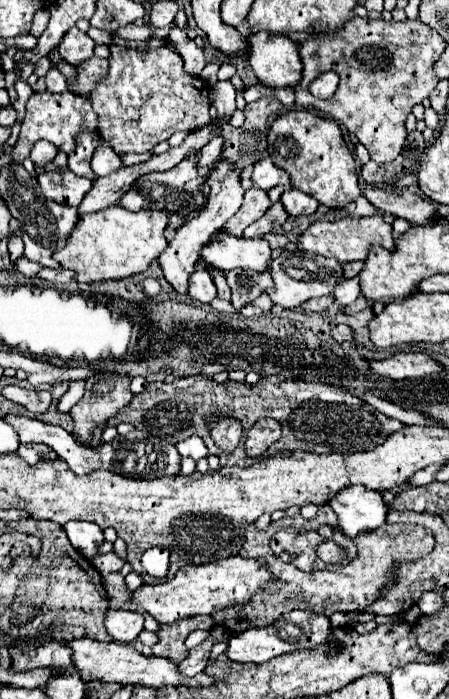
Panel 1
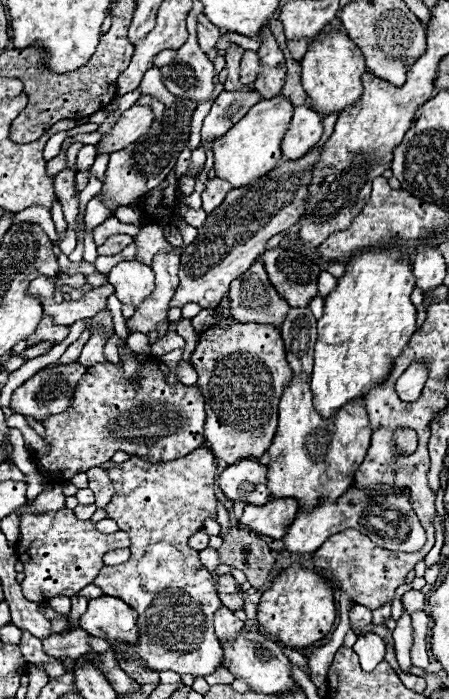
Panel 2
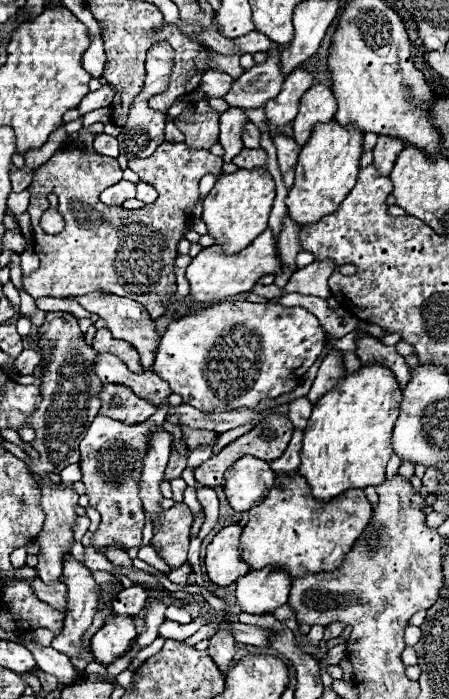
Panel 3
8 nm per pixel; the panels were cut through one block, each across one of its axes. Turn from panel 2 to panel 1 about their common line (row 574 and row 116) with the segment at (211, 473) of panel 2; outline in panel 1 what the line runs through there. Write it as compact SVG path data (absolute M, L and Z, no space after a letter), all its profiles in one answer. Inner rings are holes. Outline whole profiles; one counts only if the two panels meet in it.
M168 44L156 50L132 50L122 46L110 48L110 72L100 80L98 88L90 94L94 112L98 114L98 132L114 148L116 154L124 152L150 152L158 142L168 140L174 132L192 132L212 122L210 110L210 88L200 76L190 76L182 70L182 58Z

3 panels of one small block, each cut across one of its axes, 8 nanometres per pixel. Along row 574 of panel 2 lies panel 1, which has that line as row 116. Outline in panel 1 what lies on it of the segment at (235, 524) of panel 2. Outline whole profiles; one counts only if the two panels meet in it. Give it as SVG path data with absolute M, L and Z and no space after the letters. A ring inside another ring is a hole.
M260 98L248 104L244 110L246 122L242 128L232 128L230 124L222 128L224 136L222 156L234 162L238 170L244 170L246 166L262 158L266 154L268 124L280 110L282 102L278 98Z

